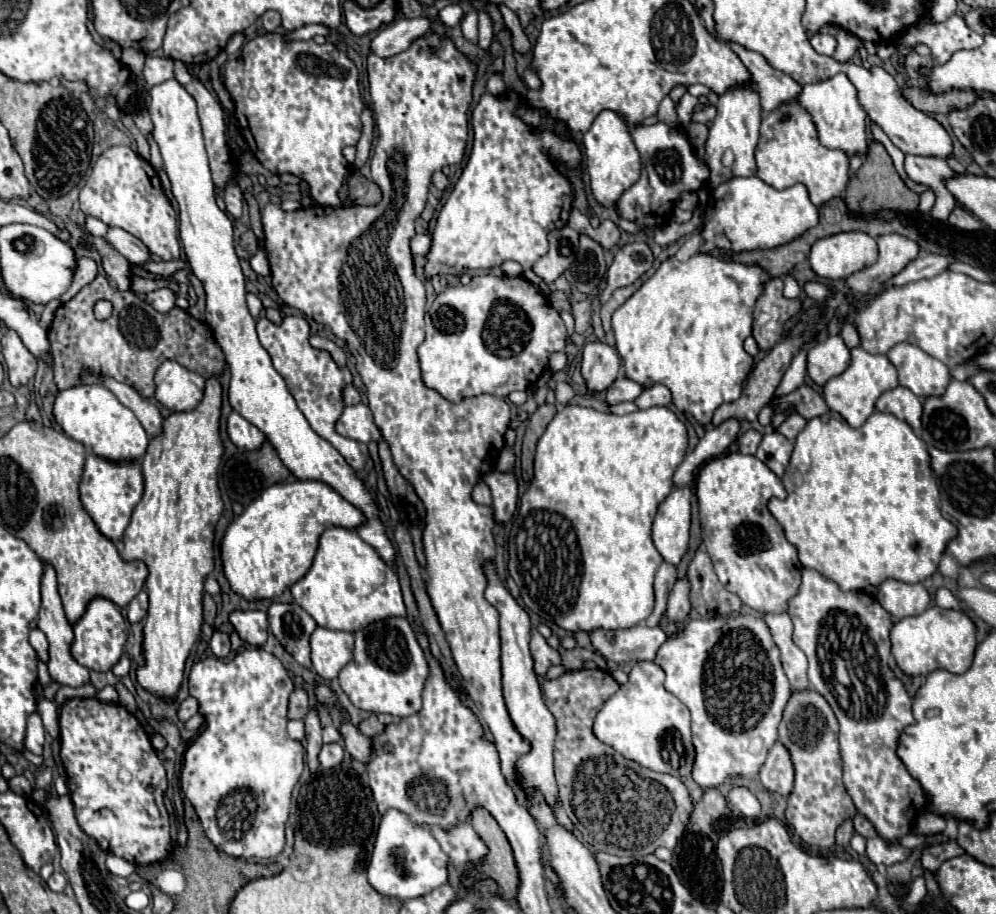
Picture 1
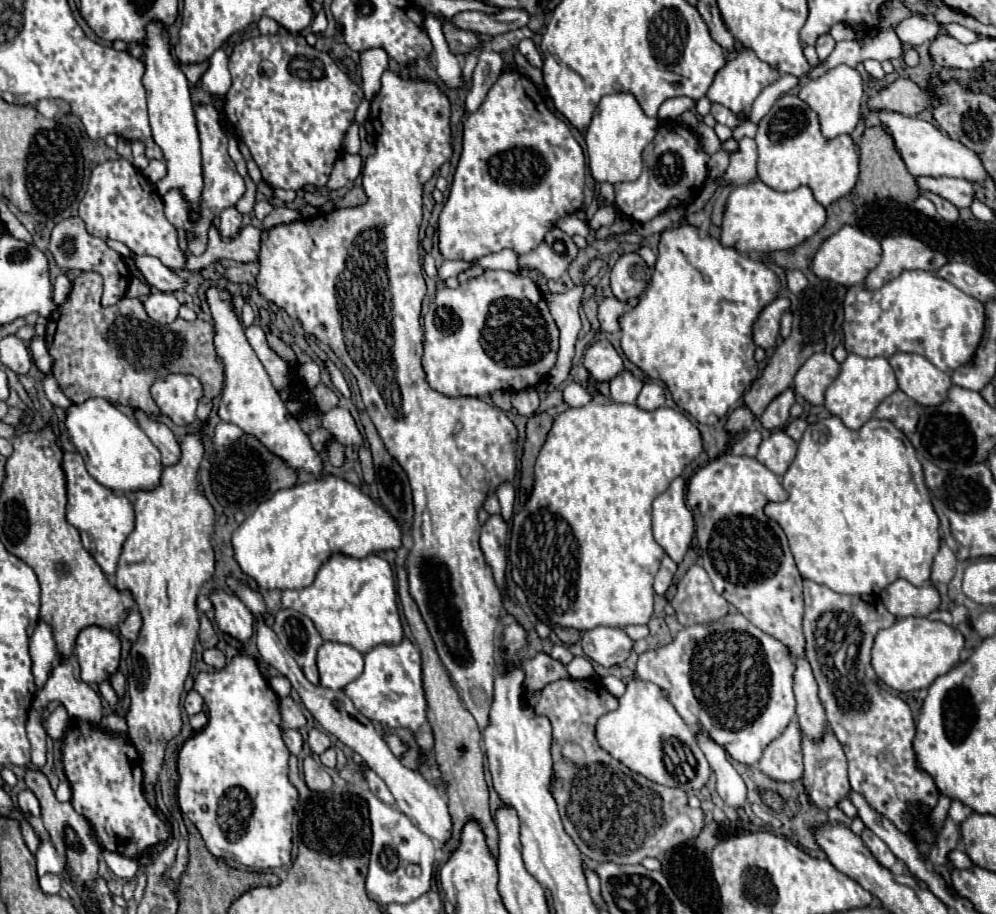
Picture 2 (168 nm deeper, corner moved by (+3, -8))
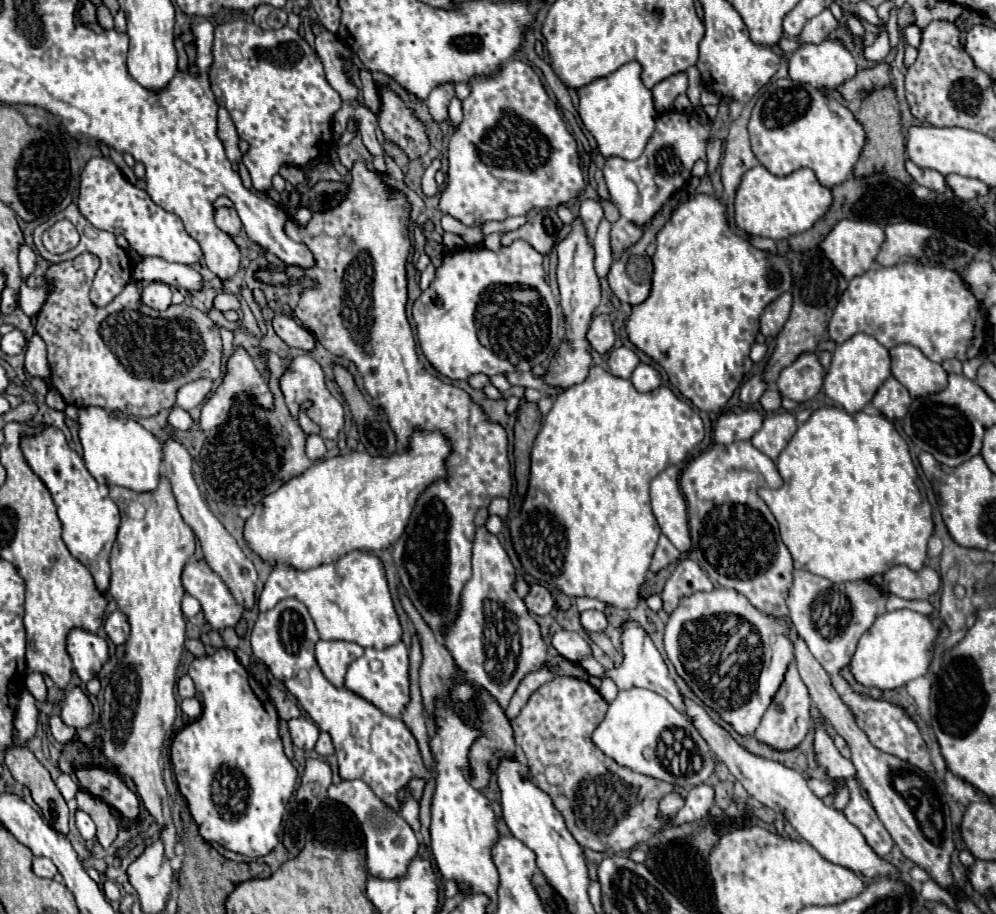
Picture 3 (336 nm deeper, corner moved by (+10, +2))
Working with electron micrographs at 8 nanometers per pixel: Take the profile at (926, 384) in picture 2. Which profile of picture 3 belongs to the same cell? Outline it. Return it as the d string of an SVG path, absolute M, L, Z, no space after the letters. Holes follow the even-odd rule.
M900 344L890 350L892 376L900 380L912 398L928 396L946 388L946 370L942 364L928 360L920 348L912 344Z

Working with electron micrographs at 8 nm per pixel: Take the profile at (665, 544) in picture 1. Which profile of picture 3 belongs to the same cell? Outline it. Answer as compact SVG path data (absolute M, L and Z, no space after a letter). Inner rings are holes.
M668 466L650 484L652 514L658 520L660 532L680 550L690 548L690 530L686 516L686 502L678 488L678 468Z

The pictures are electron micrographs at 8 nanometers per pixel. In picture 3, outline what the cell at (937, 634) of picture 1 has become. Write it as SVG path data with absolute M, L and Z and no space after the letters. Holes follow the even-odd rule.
M912 610L886 612L860 638L858 648L850 662L850 670L854 678L868 688L880 688L880 690L900 688L910 680L920 678L928 672L938 636L940 628L936 628L932 620L924 614Z

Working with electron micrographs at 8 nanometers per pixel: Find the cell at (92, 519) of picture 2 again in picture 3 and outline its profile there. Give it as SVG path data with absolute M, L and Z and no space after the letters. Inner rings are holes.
M48 426L42 434L24 438L22 452L30 468L40 476L54 498L58 518L62 522L62 538L68 550L92 572L98 590L106 592L110 584L110 550L120 526L120 510L110 498L108 486L98 484L92 478L82 458L68 446L64 434L58 428Z

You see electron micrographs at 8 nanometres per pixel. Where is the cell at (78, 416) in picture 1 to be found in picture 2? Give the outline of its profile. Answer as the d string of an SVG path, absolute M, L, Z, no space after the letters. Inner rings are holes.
M89 398L85 404L73 404L67 410L67 434L85 460L87 472L105 488L113 492L155 490L163 472L161 452L139 428L135 420L125 416L119 408L103 398Z

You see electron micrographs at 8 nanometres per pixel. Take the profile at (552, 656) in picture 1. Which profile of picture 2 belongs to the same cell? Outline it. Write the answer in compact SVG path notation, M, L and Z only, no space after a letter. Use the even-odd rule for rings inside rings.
M539 652L537 656L529 658L523 662L523 672L525 672L525 696L531 698L535 696L537 690L543 690L549 682L553 680L561 680L561 678L569 678L565 666L557 660L553 660L549 654Z

